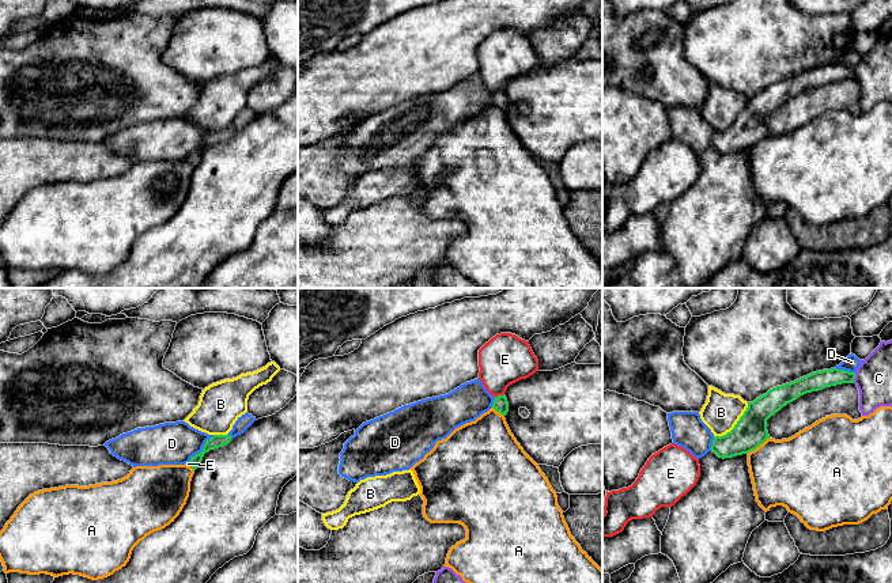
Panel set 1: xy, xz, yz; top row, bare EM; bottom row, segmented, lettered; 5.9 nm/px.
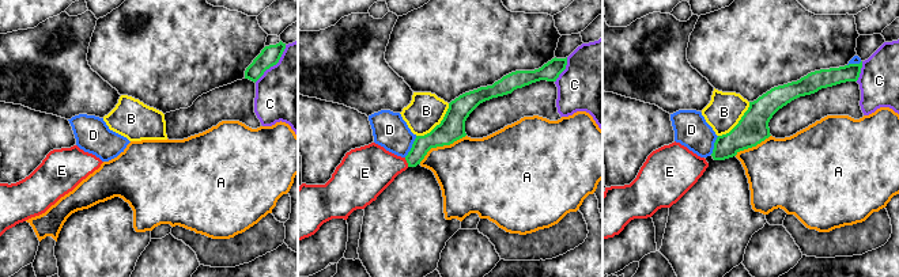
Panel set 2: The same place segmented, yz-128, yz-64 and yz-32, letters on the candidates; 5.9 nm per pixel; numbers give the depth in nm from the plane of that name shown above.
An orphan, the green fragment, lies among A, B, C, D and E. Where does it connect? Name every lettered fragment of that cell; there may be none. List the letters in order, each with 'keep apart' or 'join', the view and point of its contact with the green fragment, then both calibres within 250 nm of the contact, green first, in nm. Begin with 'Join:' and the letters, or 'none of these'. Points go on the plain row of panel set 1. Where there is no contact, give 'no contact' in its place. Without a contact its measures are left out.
Join: E
A: keep apart | yz (758, 142) | 190/400 nm
B: keep apart | yz (736, 120) | 190/220 nm
C: keep apart | yz (854, 74) | 110/220 nm
D: keep apart | xy (203, 144) | 80/260 nm
E: join | xz (499, 91) | 90/300 nm

